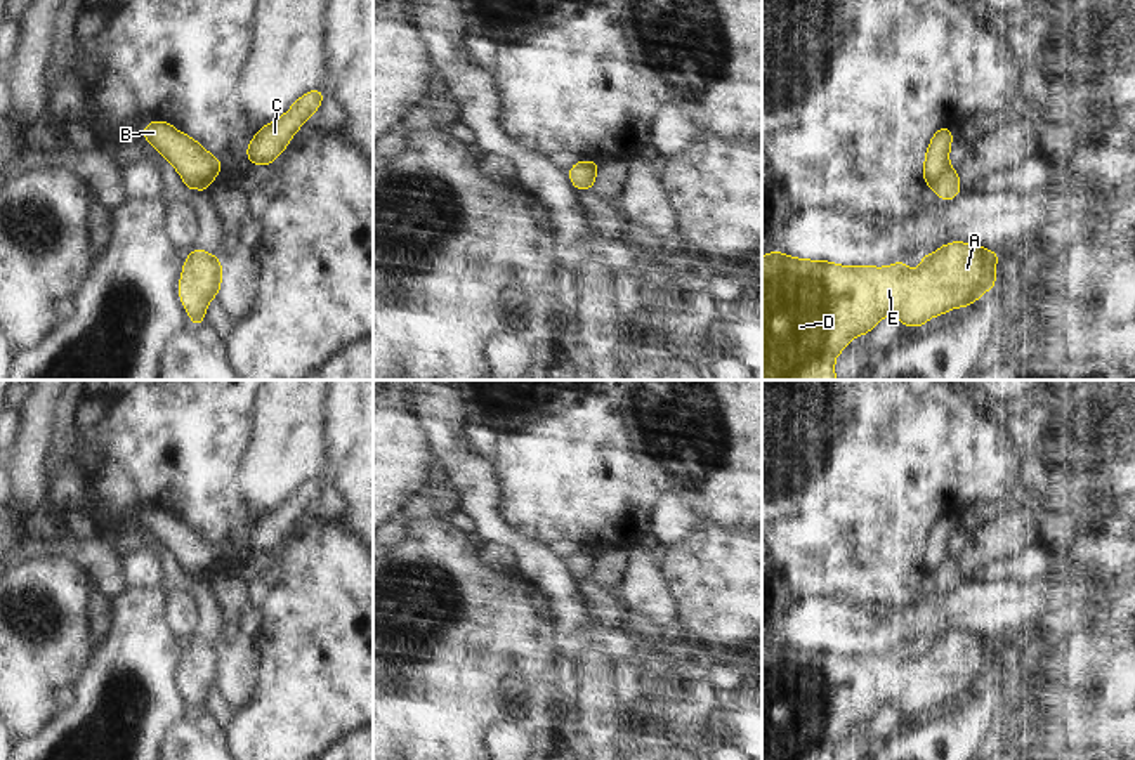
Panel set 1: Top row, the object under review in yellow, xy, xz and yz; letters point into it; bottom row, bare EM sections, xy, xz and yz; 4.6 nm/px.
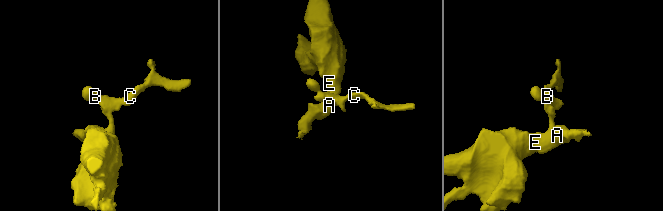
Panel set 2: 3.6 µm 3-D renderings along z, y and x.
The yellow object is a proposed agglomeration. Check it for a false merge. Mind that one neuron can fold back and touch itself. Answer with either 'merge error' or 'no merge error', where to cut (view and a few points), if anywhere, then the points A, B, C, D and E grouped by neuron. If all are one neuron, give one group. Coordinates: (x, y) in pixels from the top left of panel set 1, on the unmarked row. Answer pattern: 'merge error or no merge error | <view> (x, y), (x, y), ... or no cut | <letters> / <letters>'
merge error | yz (948, 554), (931, 575) | A D E / B C

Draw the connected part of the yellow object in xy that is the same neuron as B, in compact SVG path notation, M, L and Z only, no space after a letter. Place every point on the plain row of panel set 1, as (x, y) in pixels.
M149 510L142 524L180 562L186 576L208 578L220 562L222 550L168 510Z

